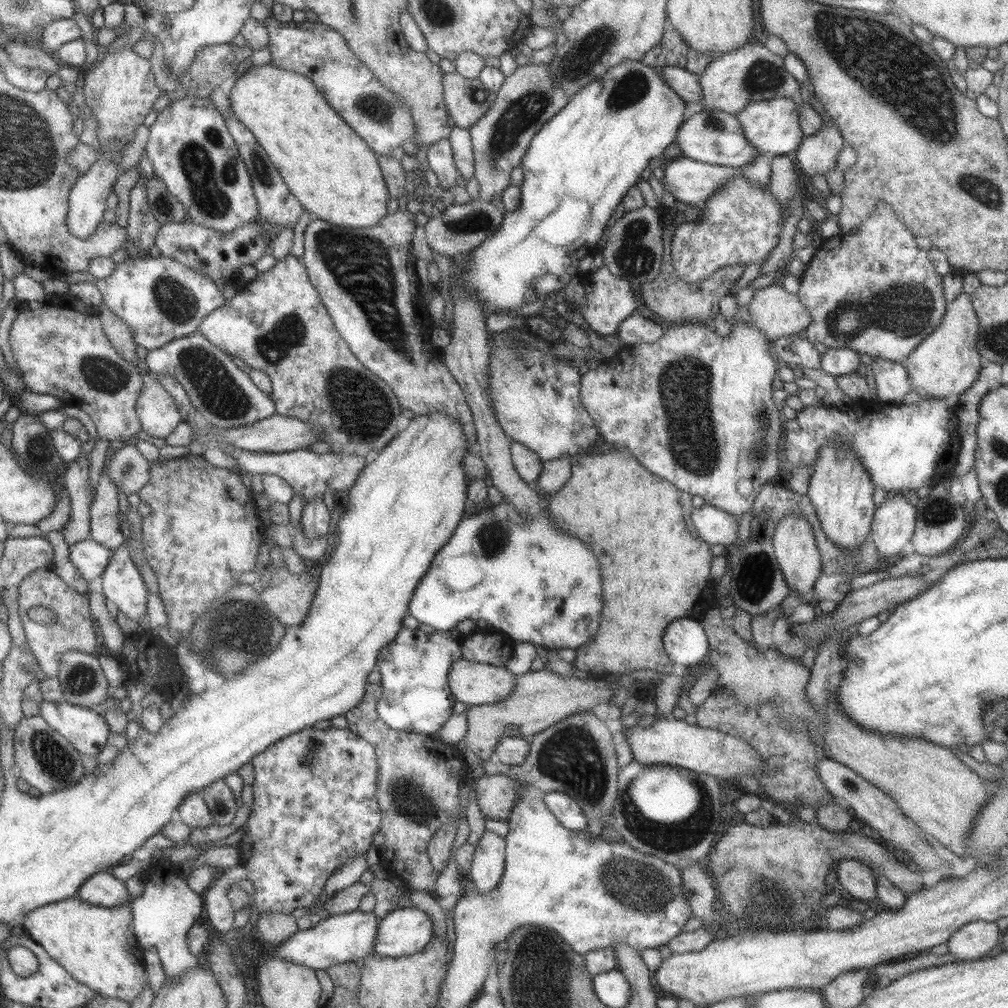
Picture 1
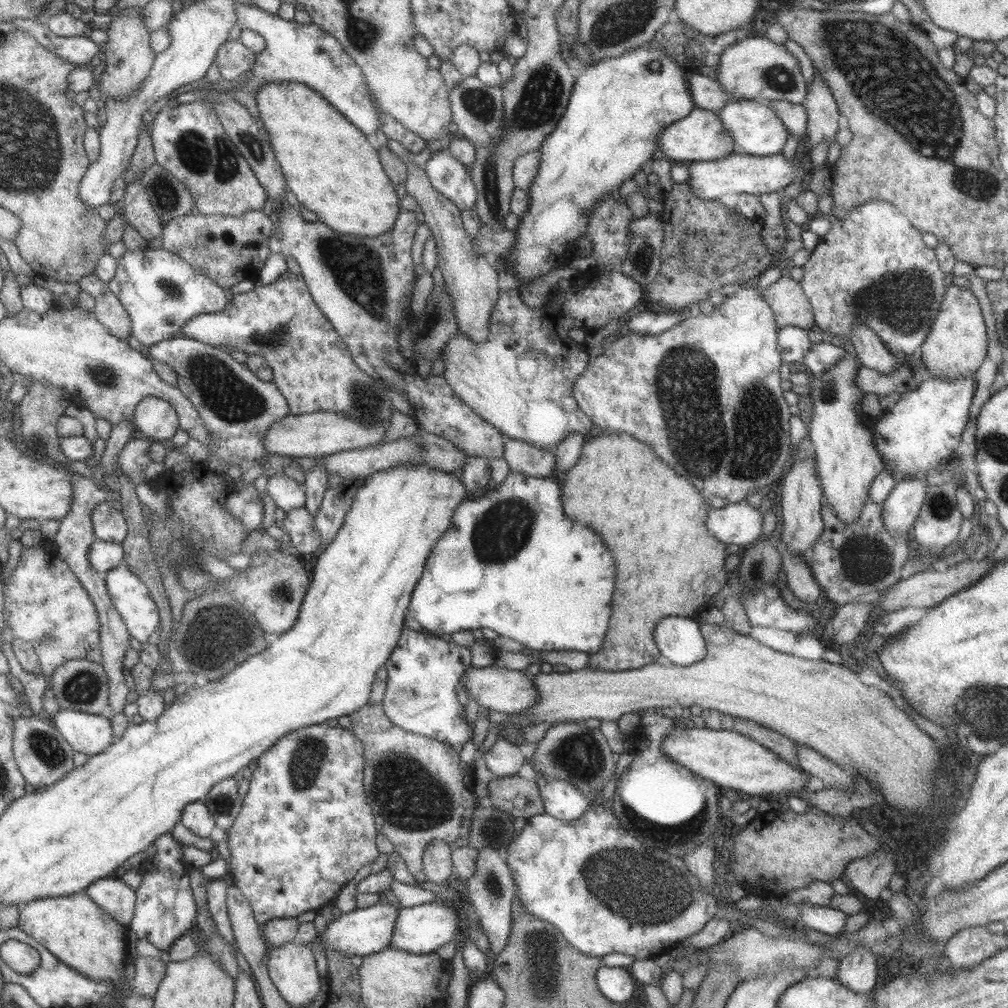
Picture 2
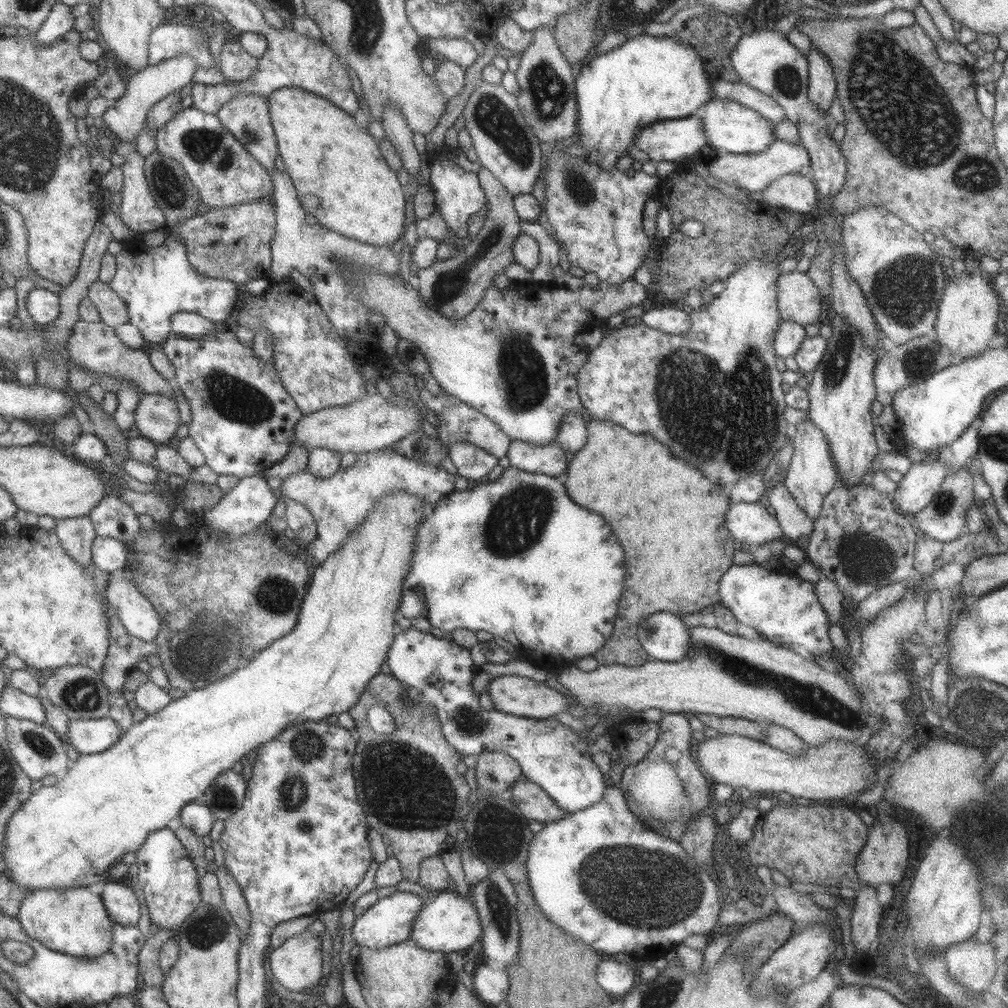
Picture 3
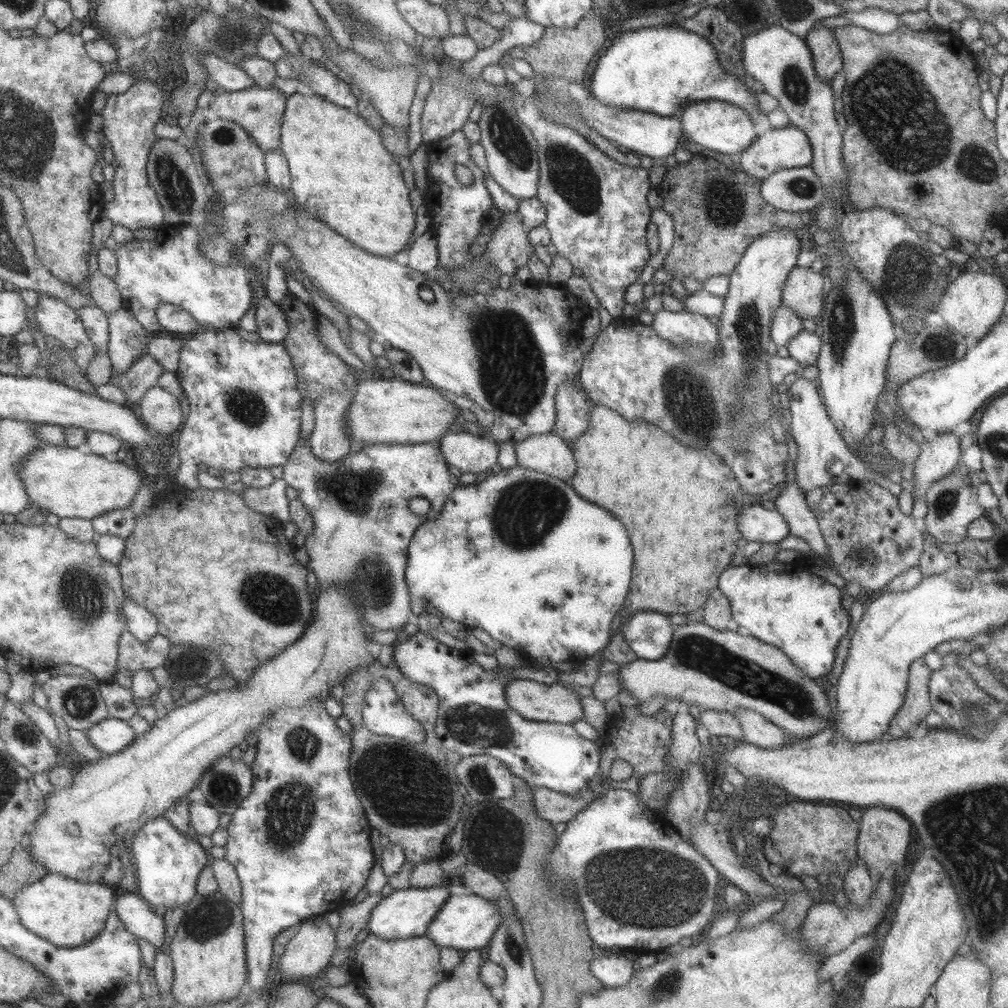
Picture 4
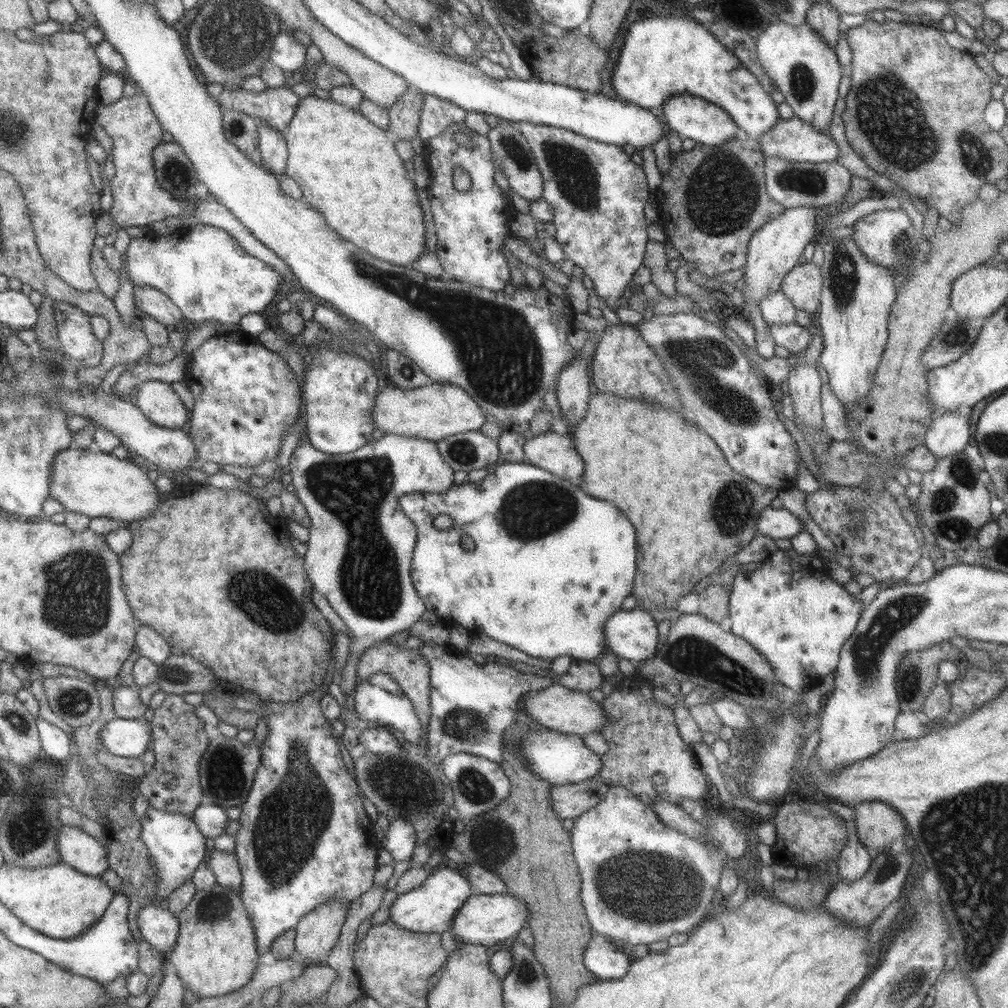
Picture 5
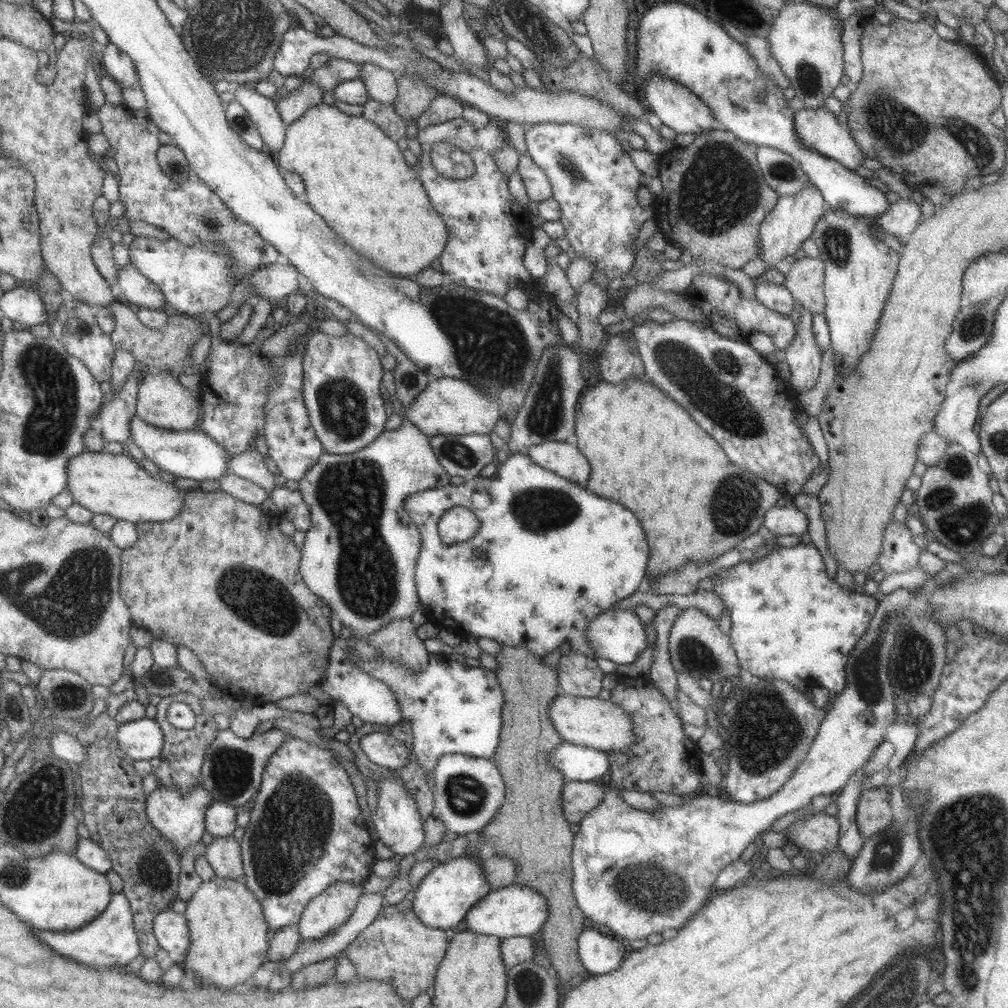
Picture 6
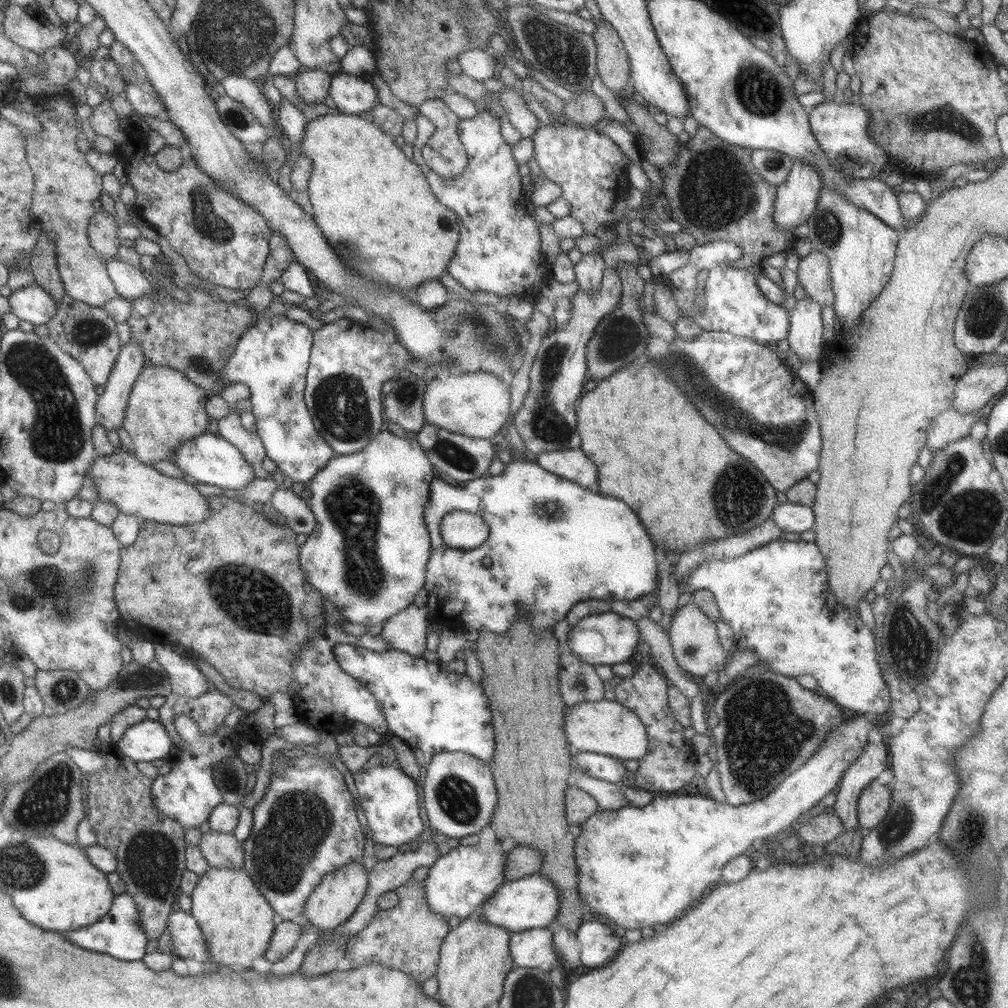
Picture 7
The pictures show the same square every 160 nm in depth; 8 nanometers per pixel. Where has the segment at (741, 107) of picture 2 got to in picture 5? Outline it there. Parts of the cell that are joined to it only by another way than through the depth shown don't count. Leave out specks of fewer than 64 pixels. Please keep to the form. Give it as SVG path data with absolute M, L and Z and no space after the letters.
M672 94L672 96L663 100L661 112L658 114L668 129L674 131L683 139L693 140L696 144L721 146L734 136L741 135L738 126L722 108L691 94Z

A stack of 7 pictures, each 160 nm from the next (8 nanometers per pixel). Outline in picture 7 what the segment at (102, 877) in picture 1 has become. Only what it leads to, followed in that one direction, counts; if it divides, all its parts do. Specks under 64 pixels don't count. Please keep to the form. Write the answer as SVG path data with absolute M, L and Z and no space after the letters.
M177 910L172 912L166 920L165 931L170 936L175 957L191 960L200 963L210 961L208 948L203 938L197 921L187 912Z

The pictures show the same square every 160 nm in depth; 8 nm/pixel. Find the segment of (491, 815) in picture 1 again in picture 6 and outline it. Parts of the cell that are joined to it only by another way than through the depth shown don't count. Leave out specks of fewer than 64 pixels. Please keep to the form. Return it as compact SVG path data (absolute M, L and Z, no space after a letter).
M565 781L561 790L561 807L568 823L578 823L586 812L603 800L604 787L589 782Z

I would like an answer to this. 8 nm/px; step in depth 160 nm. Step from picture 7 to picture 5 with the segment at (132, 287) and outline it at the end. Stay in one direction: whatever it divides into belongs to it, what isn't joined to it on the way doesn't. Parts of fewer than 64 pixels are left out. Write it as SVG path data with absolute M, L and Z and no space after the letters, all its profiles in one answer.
M135 287L133 298L137 309L167 328L176 327L182 318L181 312L169 298L155 288Z

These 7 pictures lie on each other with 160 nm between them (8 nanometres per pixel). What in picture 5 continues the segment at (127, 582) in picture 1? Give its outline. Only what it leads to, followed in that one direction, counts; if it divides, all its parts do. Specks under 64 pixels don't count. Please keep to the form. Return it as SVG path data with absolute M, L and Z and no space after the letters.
M137 624L134 634L134 645L138 648L138 654L152 660L156 665L169 661L168 642L150 626Z

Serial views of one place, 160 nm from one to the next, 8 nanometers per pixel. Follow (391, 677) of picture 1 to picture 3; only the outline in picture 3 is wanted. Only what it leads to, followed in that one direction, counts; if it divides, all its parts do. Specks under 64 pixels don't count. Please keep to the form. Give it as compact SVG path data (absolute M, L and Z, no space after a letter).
M397 627L386 662L390 675L404 688L402 696L413 704L413 710L409 711L434 710L443 739L460 756L503 752L517 762L525 779L537 784L567 814L601 801L608 782L603 781L603 774L591 761L589 746L574 730L552 718L529 719L479 707L478 697L471 689L471 678L477 666L464 647L436 632L425 634L413 627Z

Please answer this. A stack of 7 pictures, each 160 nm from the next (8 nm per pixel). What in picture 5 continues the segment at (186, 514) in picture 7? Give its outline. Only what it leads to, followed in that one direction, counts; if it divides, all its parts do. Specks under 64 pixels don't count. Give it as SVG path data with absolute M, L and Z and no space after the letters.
M70 446L58 450L52 460L48 478L48 496L57 500L66 512L76 512L89 518L105 517L128 523L145 518L156 507L157 494L146 469L139 467L130 457L120 460L110 453L90 452L89 449L74 449Z

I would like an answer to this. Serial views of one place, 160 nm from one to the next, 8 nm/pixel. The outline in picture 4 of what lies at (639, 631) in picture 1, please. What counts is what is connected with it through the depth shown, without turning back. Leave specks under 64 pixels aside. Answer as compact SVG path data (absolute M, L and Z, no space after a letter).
M593 405L587 428L574 441L569 442L569 448L572 449L575 461L574 473L569 480L573 490L583 498L583 500L589 500L589 502L593 502L593 504L605 508L607 512L611 512L611 514L625 526L627 536L629 536L629 542L631 542L631 546L633 546L633 572L631 572L629 594L625 595L623 606L621 606L620 610L620 625L617 627L615 633L610 636L605 648L600 650L600 656L603 661L613 662L622 667L624 664L637 659L637 655L630 650L622 634L621 625L623 625L623 621L629 618L635 611L649 610L669 615L679 612L681 614L687 614L691 613L693 610L697 610L697 608L702 608L709 594L716 590L719 575L725 570L725 567L730 564L733 554L738 552L737 542L742 538L741 533L737 531L736 516L738 512L749 505L755 503L759 504L759 496L750 496L750 494L747 494L739 486L730 467L725 465L714 452L703 450L703 448L683 448L681 444L677 444L675 440L671 440L669 436L665 436L665 432L657 430L653 424L647 424L647 422L640 420L640 418L634 418L633 422L627 422L620 414L604 406Z

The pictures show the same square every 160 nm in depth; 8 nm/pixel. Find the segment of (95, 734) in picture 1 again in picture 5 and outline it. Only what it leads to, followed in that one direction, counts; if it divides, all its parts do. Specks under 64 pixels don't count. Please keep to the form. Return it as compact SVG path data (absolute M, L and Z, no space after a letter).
M113 718L99 732L99 740L110 756L142 757L151 741L151 725L143 718Z

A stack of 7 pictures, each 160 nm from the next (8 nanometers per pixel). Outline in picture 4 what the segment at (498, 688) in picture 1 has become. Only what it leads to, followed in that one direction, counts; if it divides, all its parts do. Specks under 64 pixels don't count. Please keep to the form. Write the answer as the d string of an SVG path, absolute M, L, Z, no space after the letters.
M511 679L504 686L504 699L513 712L527 720L571 725L583 716L579 695L571 686L563 687L558 683L545 685L533 680Z

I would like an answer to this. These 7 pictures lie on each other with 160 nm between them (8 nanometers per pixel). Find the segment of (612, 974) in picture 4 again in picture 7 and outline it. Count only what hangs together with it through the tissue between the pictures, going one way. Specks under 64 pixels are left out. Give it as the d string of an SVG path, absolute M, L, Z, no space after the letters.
M594 917L583 919L575 935L580 943L581 964L589 969L595 969L596 967L606 965L621 949L624 943L621 942L621 938L615 935L613 927L610 924Z

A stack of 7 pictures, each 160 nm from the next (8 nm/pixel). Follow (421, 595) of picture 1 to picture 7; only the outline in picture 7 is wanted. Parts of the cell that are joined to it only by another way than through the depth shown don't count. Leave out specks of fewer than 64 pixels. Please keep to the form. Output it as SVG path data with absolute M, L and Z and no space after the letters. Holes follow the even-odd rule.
M515 455L503 467L503 470L498 475L486 474L481 477L474 478L473 480L465 481L463 484L452 486L447 482L435 477L429 483L428 503L424 506L422 512L422 519L424 520L425 527L429 531L430 538L430 551L429 558L426 560L424 570L424 585L423 590L427 592L426 607L431 614L437 614L437 622L439 626L449 626L449 628L457 628L457 626L466 626L481 630L487 630L495 634L505 634L512 625L514 620L518 618L528 618L533 632L540 634L542 630L553 630L553 626L565 618L565 614L577 604L584 600L597 599L606 601L620 601L620 600L637 600L639 597L645 595L652 595L657 592L658 571L657 564L655 563L655 554L653 553L654 544L649 540L649 535L646 534L645 528L641 526L641 522L637 520L635 512L631 508L627 508L621 500L615 500L611 496L603 496L598 492L591 492L591 488L585 488L575 484L570 480L555 476L553 473L547 472L541 468L535 461L531 462L523 456ZM451 511L467 511L478 514L483 517L486 522L489 535L483 544L469 550L453 549L442 544L442 538L437 531L440 520ZM483 558L489 558L489 562L481 562Z

